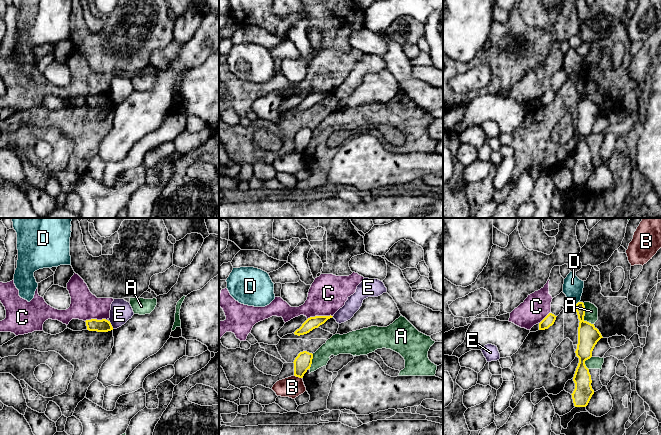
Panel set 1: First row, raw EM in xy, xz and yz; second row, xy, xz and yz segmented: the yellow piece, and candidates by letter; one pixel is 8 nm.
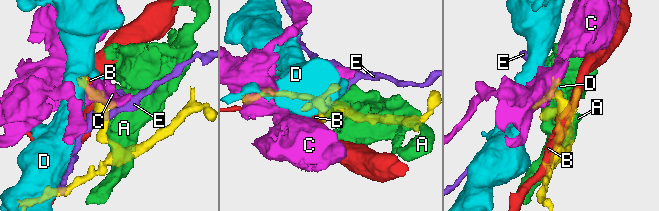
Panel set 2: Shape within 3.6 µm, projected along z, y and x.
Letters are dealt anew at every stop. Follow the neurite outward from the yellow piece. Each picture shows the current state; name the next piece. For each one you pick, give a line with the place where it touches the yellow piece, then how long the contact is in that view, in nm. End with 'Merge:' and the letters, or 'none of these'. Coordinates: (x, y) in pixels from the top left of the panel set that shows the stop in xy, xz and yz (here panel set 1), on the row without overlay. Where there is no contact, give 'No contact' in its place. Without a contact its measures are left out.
Merge: none of these

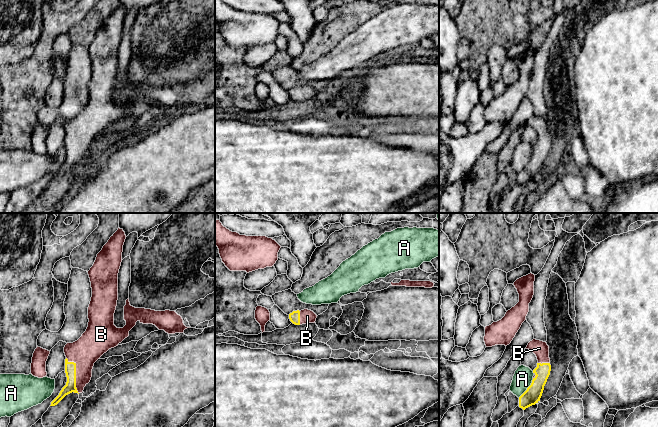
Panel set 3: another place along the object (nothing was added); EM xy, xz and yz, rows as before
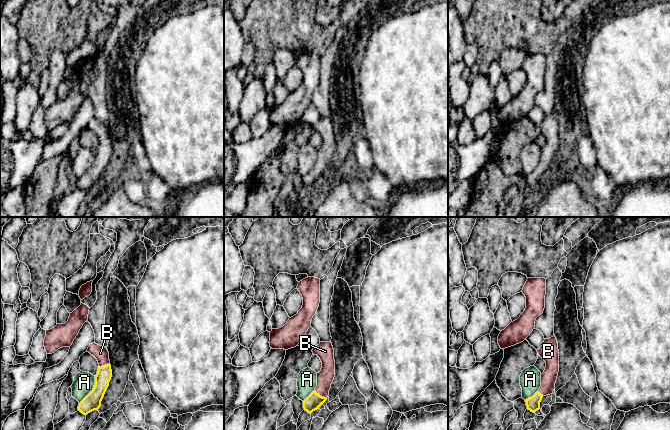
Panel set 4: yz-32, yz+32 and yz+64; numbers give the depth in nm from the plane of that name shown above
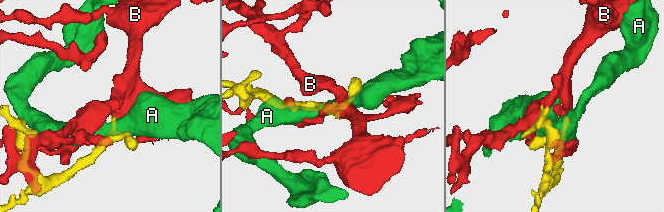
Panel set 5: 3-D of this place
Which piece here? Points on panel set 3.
B: Touches yellow at xy (75, 150). Shared border 320 nm
Merge: B

